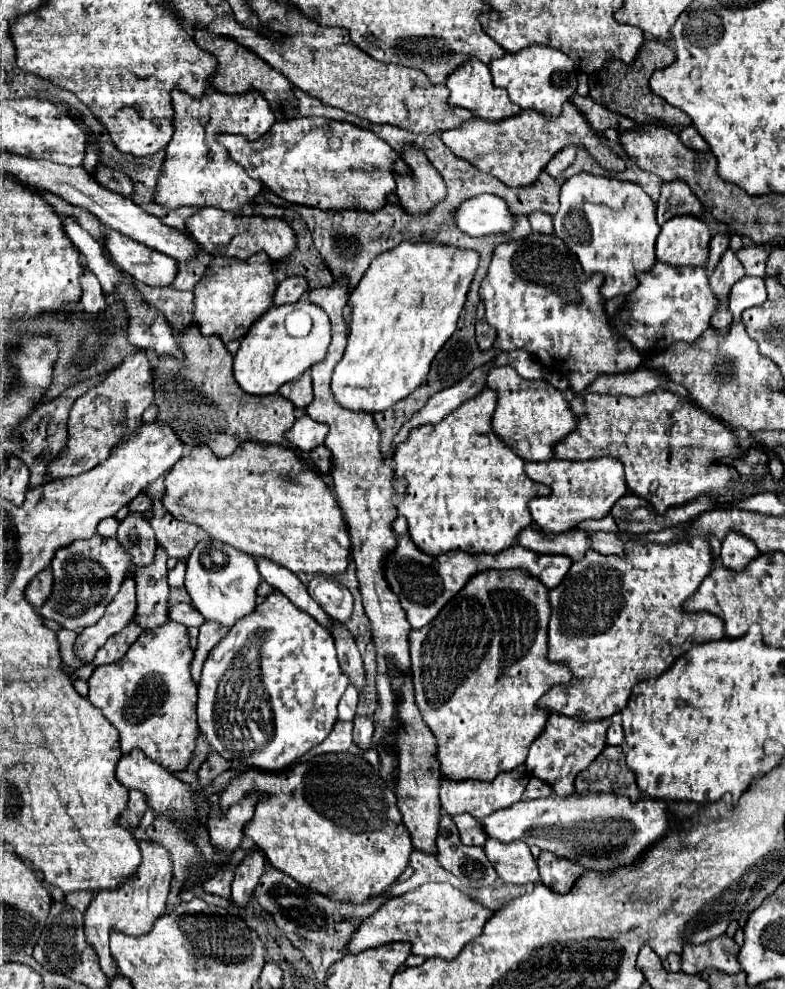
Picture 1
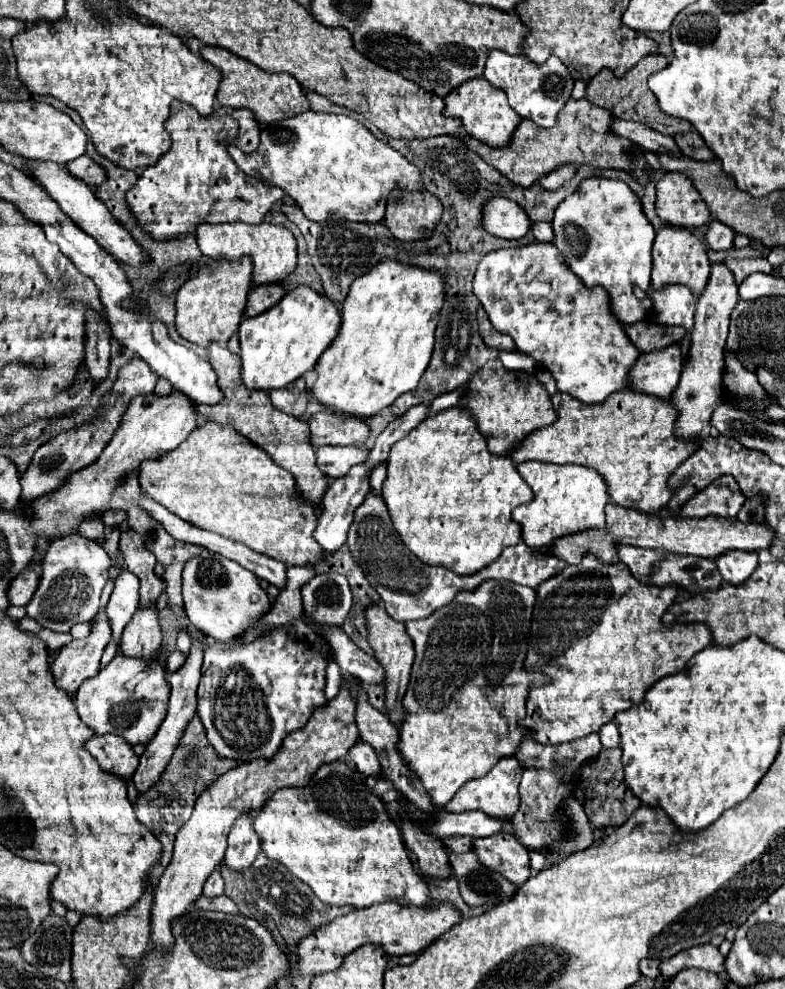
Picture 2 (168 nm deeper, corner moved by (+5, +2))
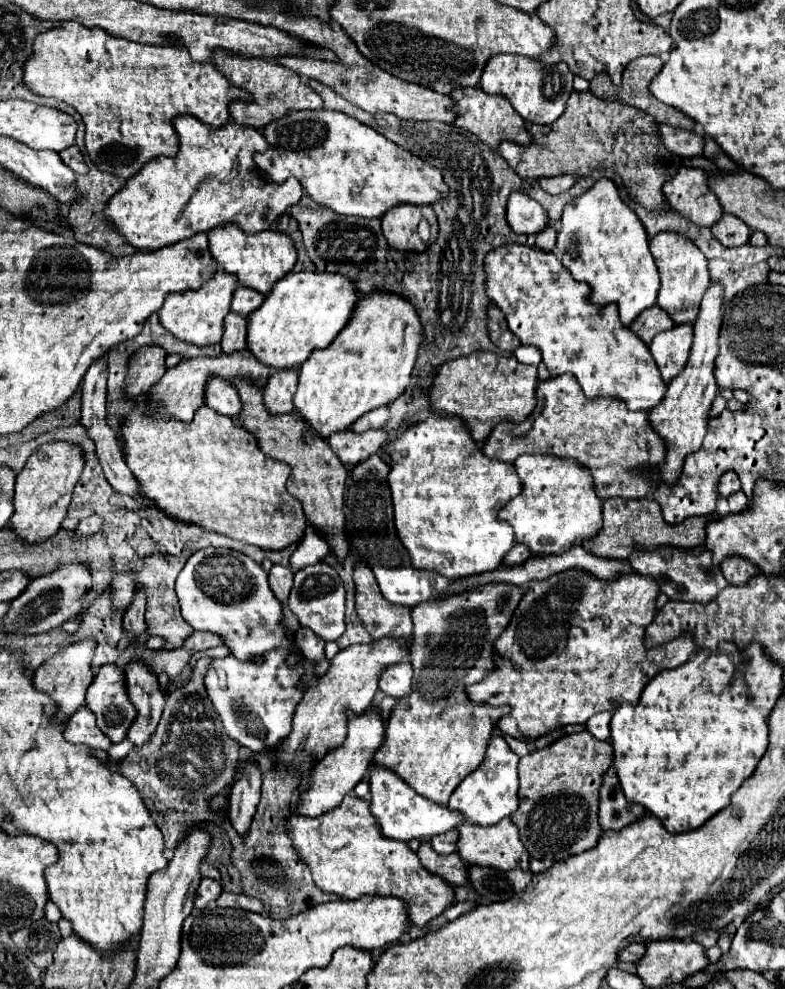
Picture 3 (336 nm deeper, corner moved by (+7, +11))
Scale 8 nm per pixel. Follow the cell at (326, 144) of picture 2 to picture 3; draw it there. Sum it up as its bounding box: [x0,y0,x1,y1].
[264,111,448,219]

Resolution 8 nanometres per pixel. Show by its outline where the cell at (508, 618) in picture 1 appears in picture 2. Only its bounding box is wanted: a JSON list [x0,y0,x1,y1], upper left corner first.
[396,580,548,808]

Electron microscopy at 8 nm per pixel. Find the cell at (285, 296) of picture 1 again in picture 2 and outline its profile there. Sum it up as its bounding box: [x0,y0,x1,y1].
[244,284,284,318]

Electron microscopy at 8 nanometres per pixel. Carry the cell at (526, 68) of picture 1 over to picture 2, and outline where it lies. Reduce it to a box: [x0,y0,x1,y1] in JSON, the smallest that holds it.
[484,50,574,128]

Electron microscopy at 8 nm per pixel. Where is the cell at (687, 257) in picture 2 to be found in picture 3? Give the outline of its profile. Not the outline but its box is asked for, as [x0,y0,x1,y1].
[650,233,710,325]

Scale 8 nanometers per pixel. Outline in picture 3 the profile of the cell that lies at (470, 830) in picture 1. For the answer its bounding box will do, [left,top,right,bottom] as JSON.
[430,829,460,855]

